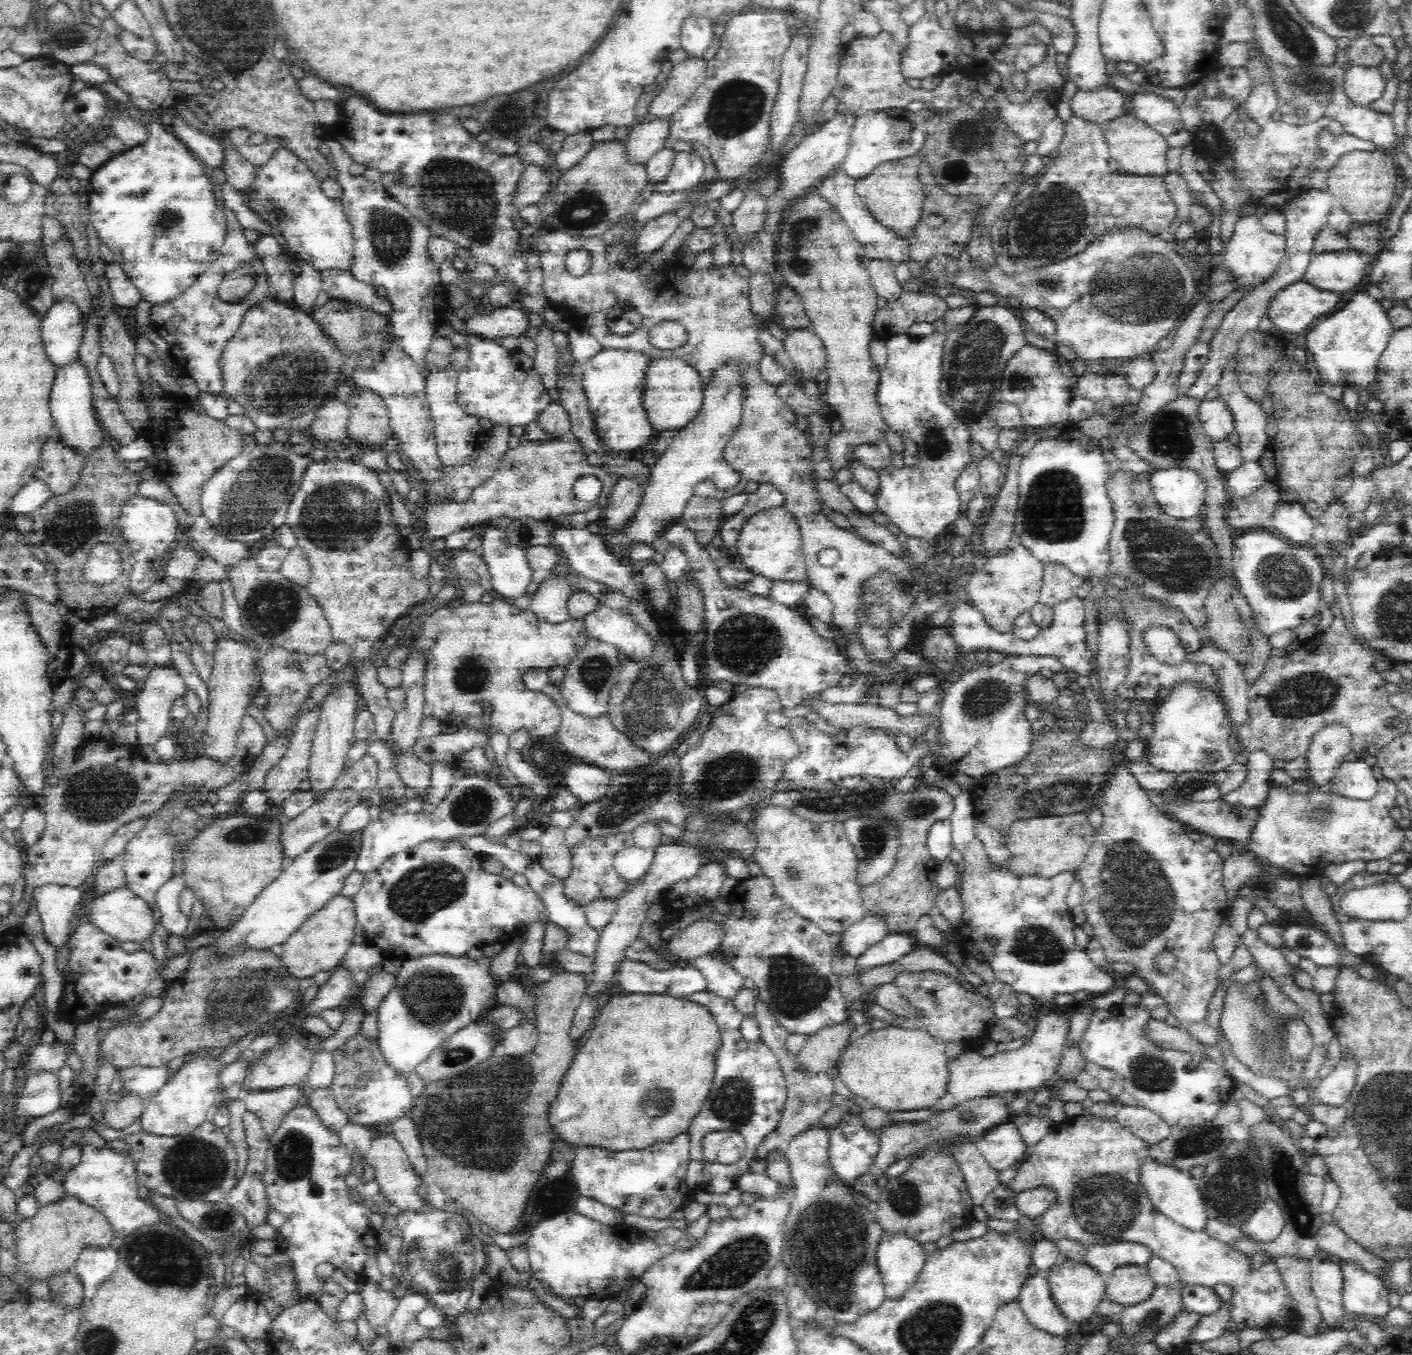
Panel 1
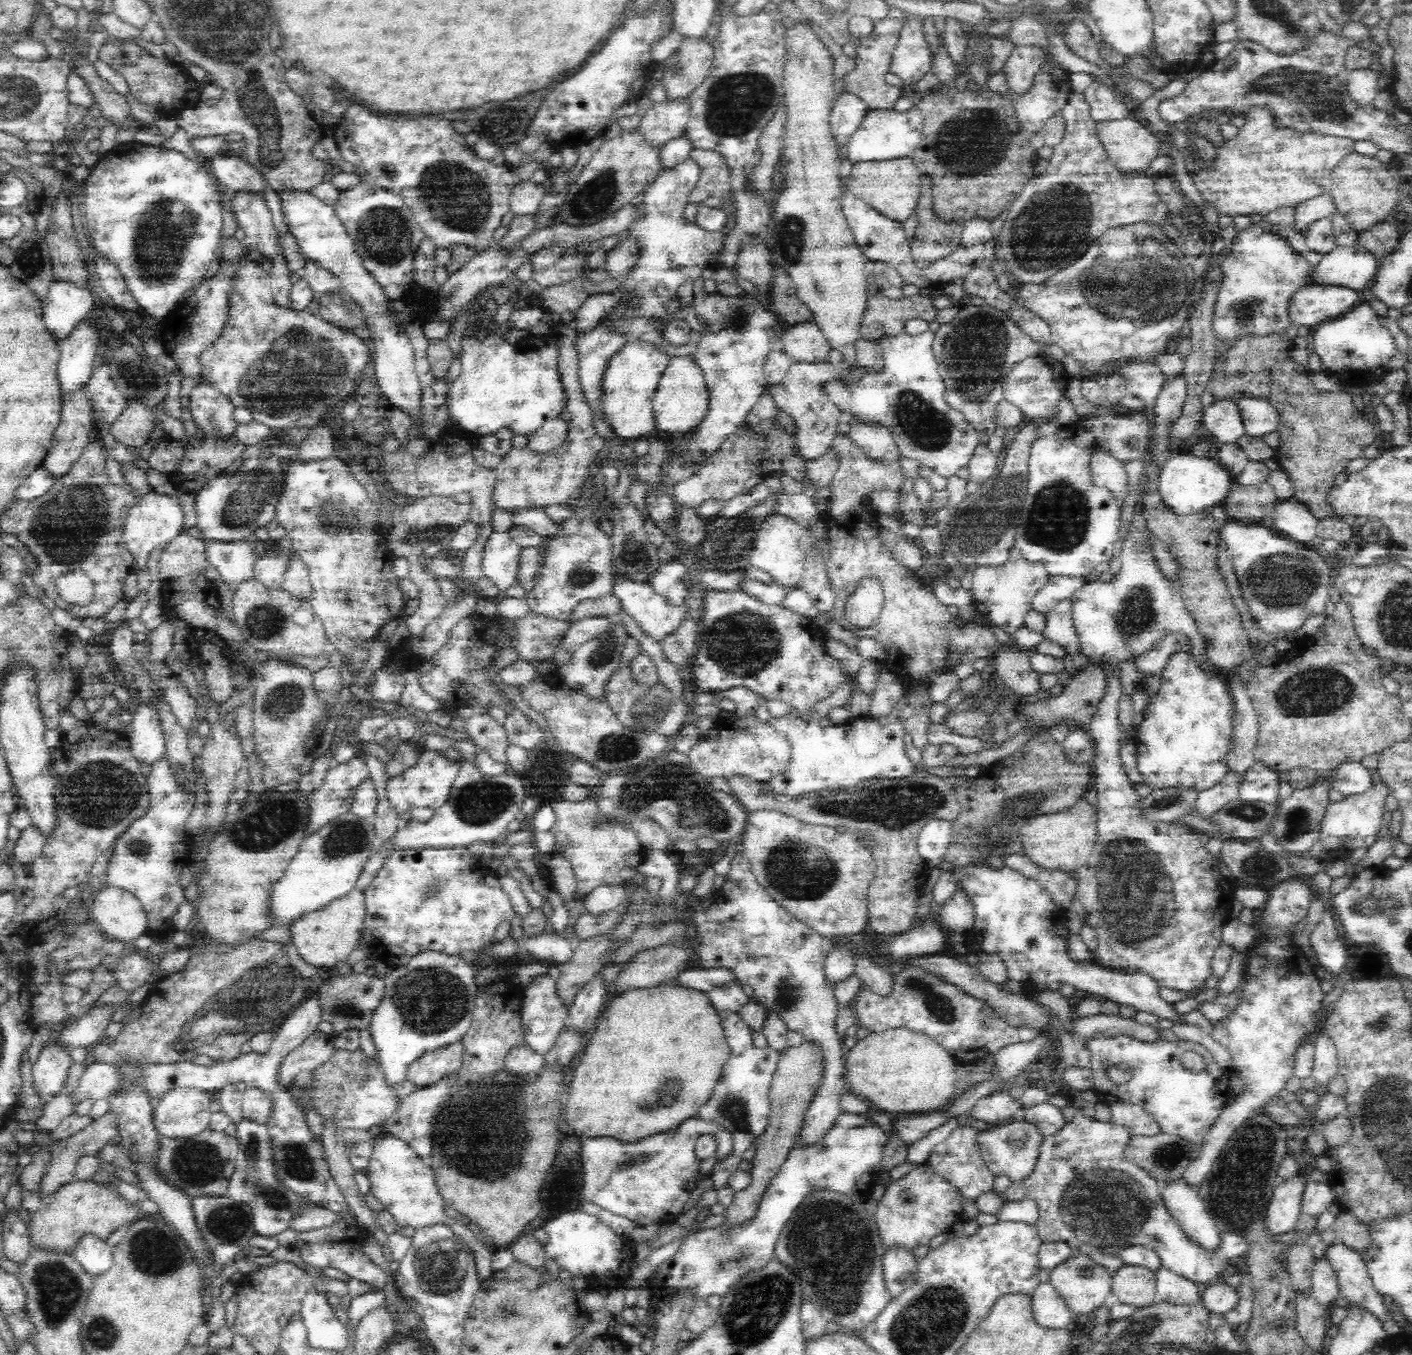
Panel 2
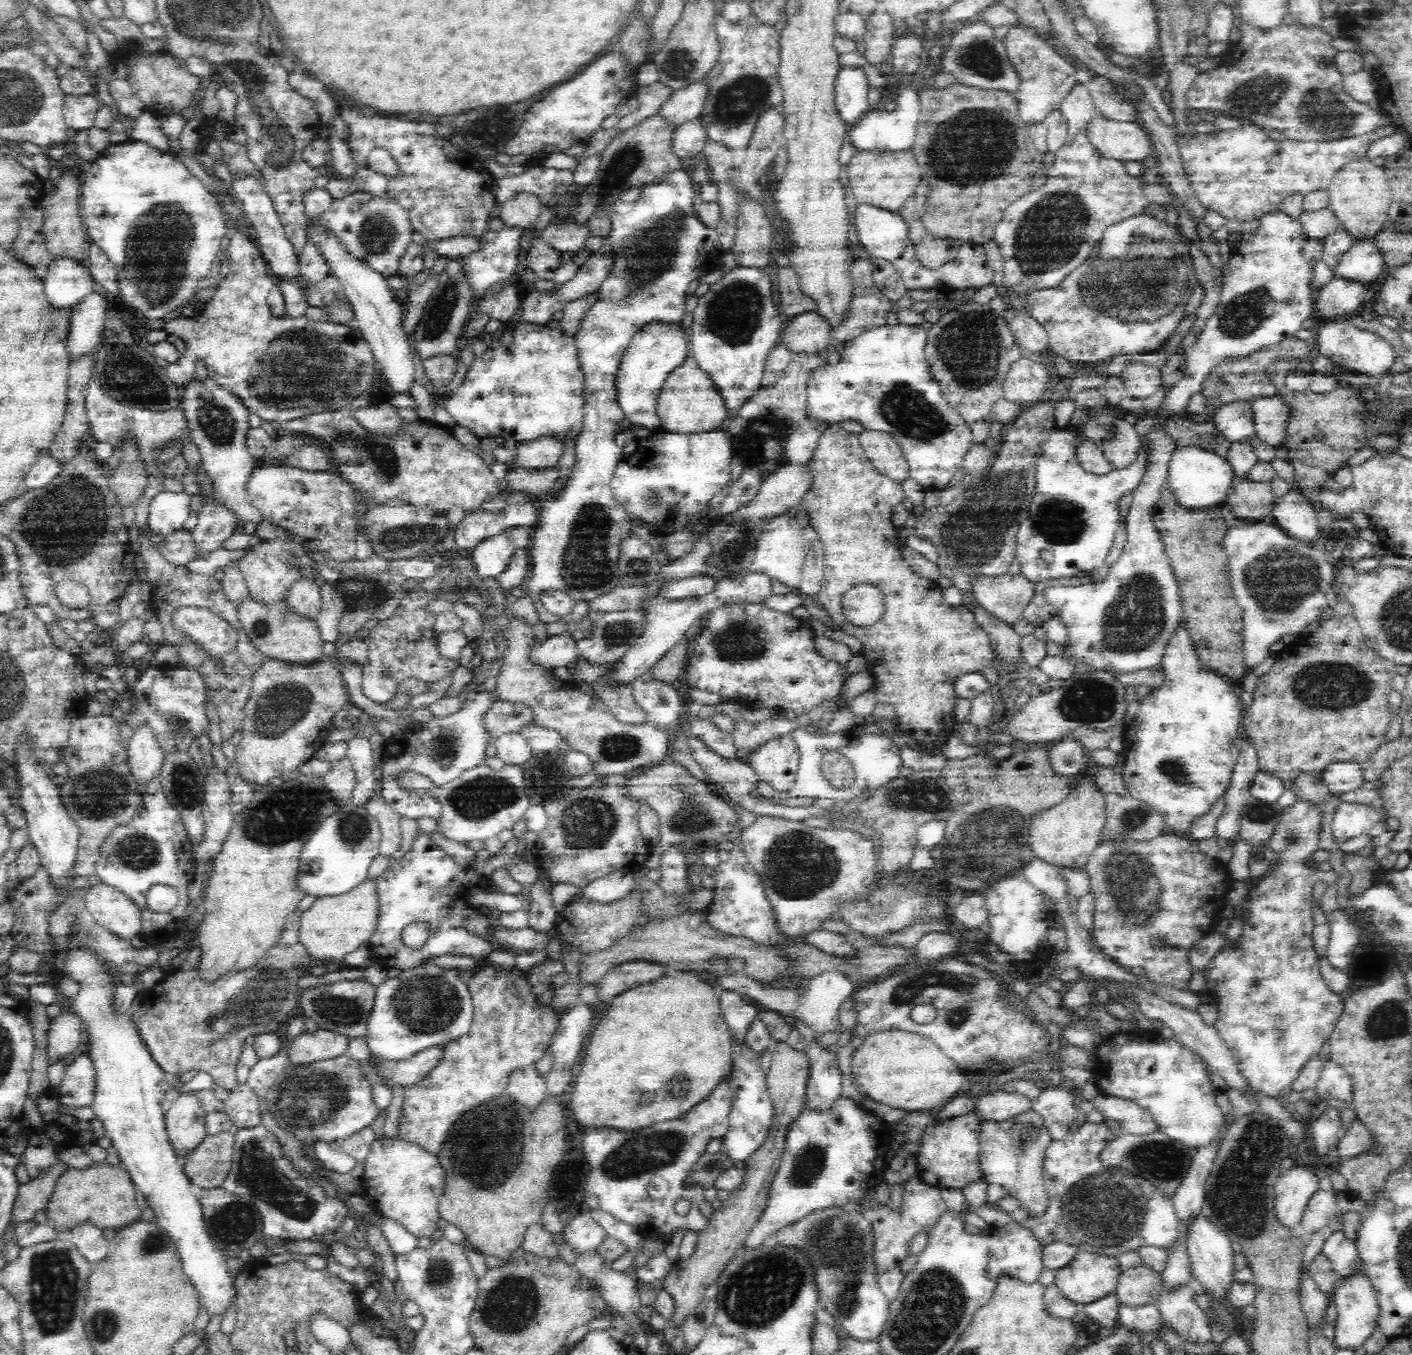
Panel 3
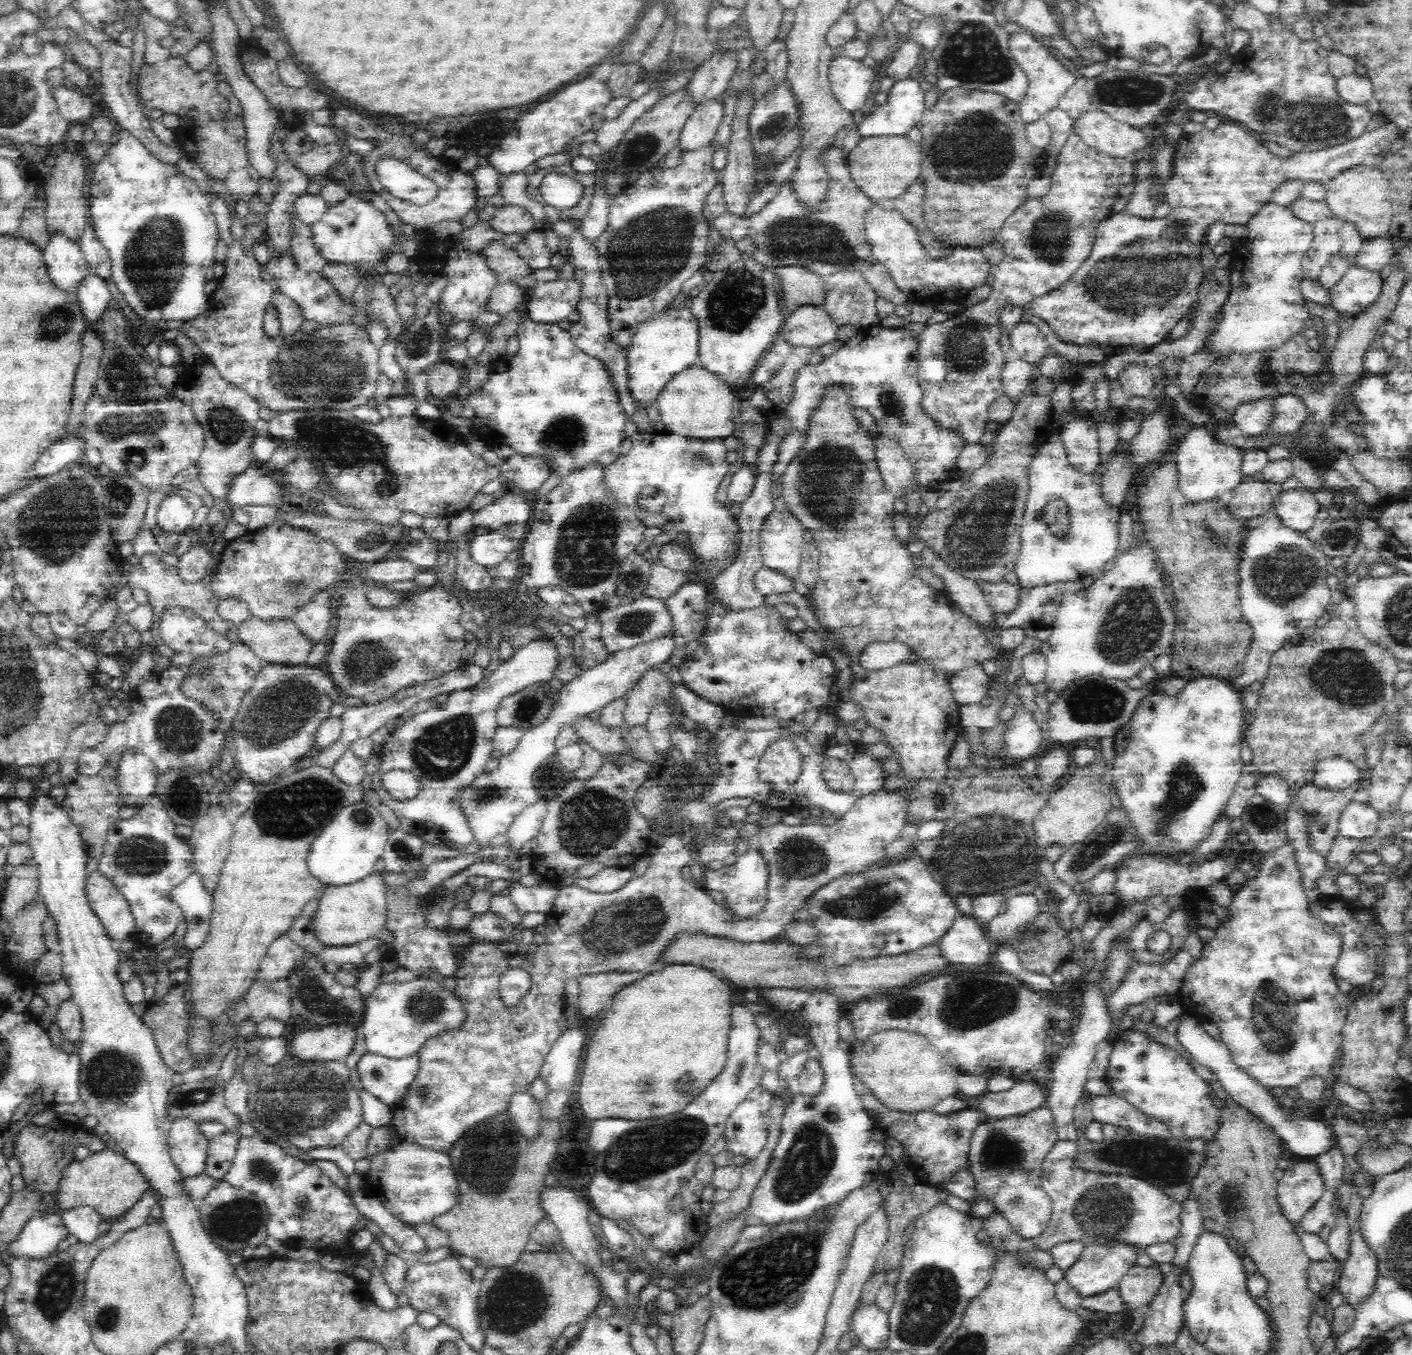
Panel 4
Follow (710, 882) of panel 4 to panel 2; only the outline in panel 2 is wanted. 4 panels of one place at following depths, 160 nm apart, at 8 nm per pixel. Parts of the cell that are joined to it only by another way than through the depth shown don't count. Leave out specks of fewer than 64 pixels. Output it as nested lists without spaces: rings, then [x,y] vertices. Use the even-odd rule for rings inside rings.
[[[742,852],[732,858],[724,884],[710,908],[705,911],[700,904],[694,905],[685,915],[685,922],[702,937],[697,954],[705,969],[730,970],[739,983],[753,988],[752,998],[767,1012],[782,1018],[789,1031],[800,1032],[804,1040],[820,1043],[827,1058],[824,1078],[795,1141],[804,1149],[820,1145],[842,1113],[840,1100],[848,1092],[843,1080],[843,1040],[836,1031],[839,1002],[824,971],[828,951],[836,939],[824,937],[800,919],[792,918],[785,906],[757,882]]]

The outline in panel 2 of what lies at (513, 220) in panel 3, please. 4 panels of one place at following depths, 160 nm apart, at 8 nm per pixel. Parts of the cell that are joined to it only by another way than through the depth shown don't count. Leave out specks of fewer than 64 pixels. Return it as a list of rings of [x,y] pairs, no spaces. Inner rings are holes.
[[[527,180],[514,186],[509,201],[509,211],[514,216],[536,215],[549,188]]]

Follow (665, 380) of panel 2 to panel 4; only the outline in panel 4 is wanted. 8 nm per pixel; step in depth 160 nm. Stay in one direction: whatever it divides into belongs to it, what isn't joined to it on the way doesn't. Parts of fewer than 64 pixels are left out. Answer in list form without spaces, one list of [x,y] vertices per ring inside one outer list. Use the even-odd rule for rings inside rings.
[[[698,366],[682,370],[675,374],[664,386],[655,402],[655,410],[665,426],[665,432],[686,438],[722,438],[736,435],[738,424],[732,421],[732,410],[737,403],[734,397],[735,389],[725,385],[715,374]]]

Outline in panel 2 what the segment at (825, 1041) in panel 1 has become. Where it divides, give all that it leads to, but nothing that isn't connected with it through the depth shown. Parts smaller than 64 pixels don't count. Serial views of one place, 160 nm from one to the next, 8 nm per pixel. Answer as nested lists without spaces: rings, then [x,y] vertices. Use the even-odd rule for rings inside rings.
[[[805,1040],[800,1043],[800,1046],[788,1046],[786,1050],[780,1052],[779,1064],[776,1066],[775,1077],[772,1078],[772,1086],[769,1090],[771,1118],[767,1130],[760,1136],[760,1145],[751,1160],[752,1185],[746,1190],[735,1192],[732,1204],[723,1214],[728,1221],[728,1226],[735,1226],[736,1223],[748,1220],[756,1214],[764,1192],[787,1162],[791,1149],[796,1146],[795,1141],[803,1128],[805,1113],[816,1097],[826,1066],[827,1058],[824,1057],[824,1051],[819,1042]]]

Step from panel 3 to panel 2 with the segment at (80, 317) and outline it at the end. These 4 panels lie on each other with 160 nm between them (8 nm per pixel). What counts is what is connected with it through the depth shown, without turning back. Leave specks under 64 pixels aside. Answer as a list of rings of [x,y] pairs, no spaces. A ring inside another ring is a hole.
[[[84,320],[72,330],[72,336],[59,345],[57,379],[63,398],[86,388],[93,368],[101,359],[102,335],[89,320]]]

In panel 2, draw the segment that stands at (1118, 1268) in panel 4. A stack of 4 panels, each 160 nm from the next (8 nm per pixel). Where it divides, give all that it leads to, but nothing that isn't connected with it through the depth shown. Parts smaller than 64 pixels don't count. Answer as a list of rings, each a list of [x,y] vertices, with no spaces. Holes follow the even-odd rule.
[[[1078,1254],[1051,1270],[1049,1281],[1058,1291],[1060,1298],[1066,1301],[1069,1311],[1075,1319],[1083,1320],[1090,1312],[1105,1306],[1105,1302],[1111,1294],[1112,1277],[1113,1272],[1106,1270],[1094,1260]]]

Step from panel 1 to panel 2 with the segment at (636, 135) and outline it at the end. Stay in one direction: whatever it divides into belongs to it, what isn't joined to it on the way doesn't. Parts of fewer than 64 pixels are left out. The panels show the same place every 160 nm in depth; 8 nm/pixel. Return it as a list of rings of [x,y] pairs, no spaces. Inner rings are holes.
[[[687,97],[655,103],[640,119],[635,131],[648,147],[660,149],[683,134],[688,106]]]

